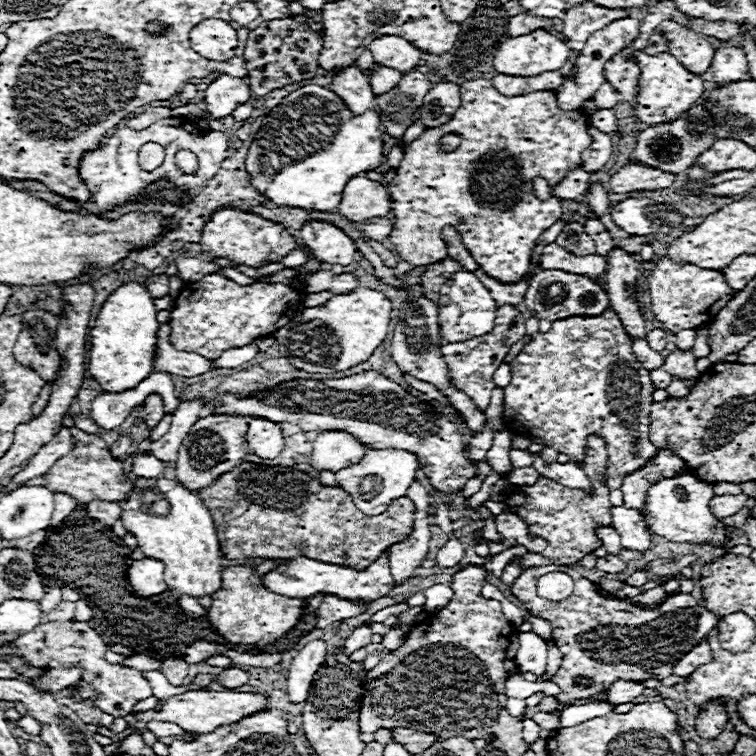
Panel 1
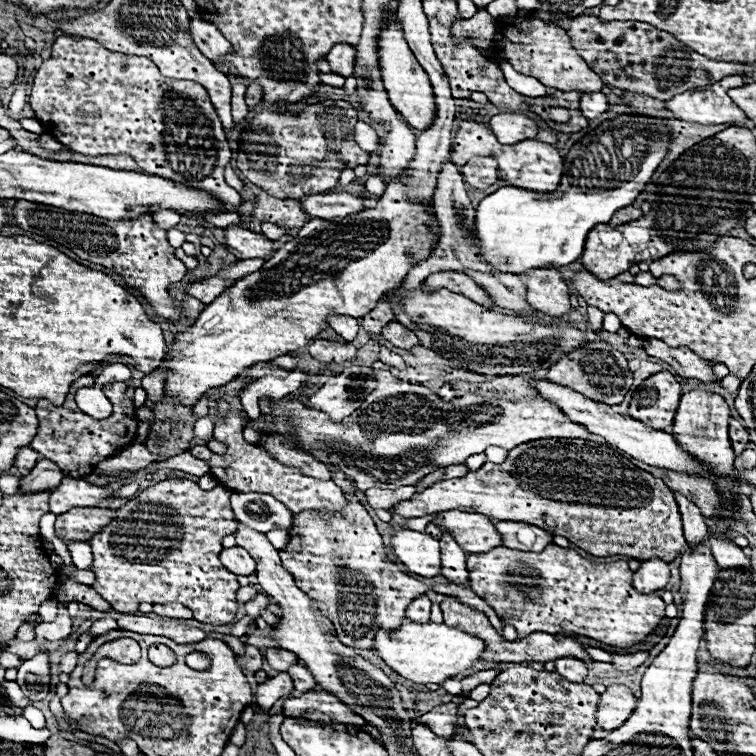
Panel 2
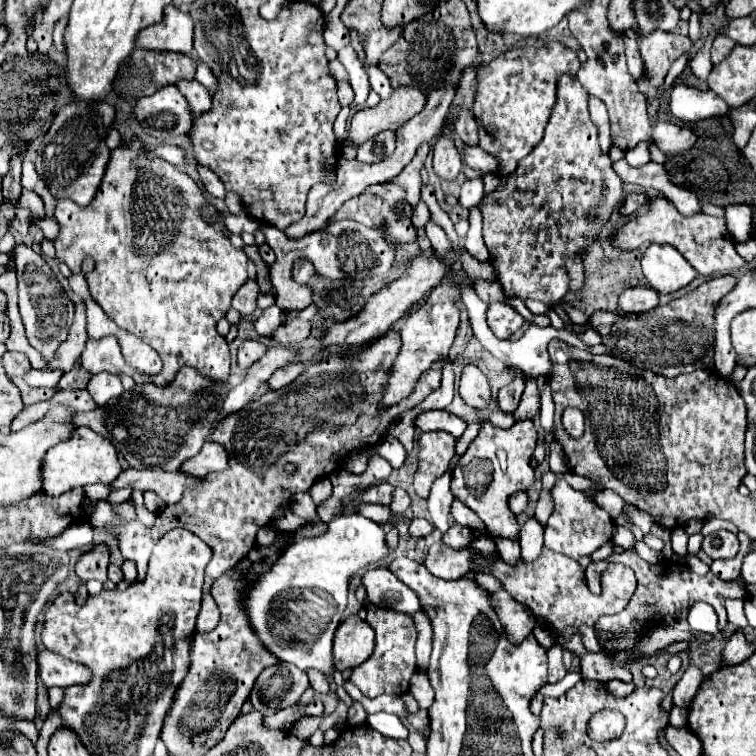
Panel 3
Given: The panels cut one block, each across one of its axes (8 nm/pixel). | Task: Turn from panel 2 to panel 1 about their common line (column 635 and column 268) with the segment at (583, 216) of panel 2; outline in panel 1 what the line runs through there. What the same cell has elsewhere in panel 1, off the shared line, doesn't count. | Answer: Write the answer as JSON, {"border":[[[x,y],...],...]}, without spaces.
{"border":[[[308,84],[282,98],[282,104],[272,108],[272,112],[262,118],[262,126],[254,134],[254,140],[246,156],[246,172],[250,184],[276,206],[332,212],[338,208],[342,190],[352,176],[366,170],[374,170],[384,162],[380,136],[382,136],[382,124],[378,112],[366,110],[364,114],[354,116],[340,100],[340,96],[336,96],[332,90],[318,84]]]}

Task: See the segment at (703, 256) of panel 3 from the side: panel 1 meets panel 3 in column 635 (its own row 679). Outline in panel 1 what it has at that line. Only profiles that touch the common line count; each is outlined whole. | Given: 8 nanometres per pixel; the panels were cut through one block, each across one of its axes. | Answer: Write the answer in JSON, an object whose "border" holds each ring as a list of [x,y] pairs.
{"border":[[[224,668],[222,674],[216,676],[216,682],[220,682],[226,688],[238,688],[242,684],[248,684],[248,680],[250,680],[248,672],[240,670],[240,668]]]}

